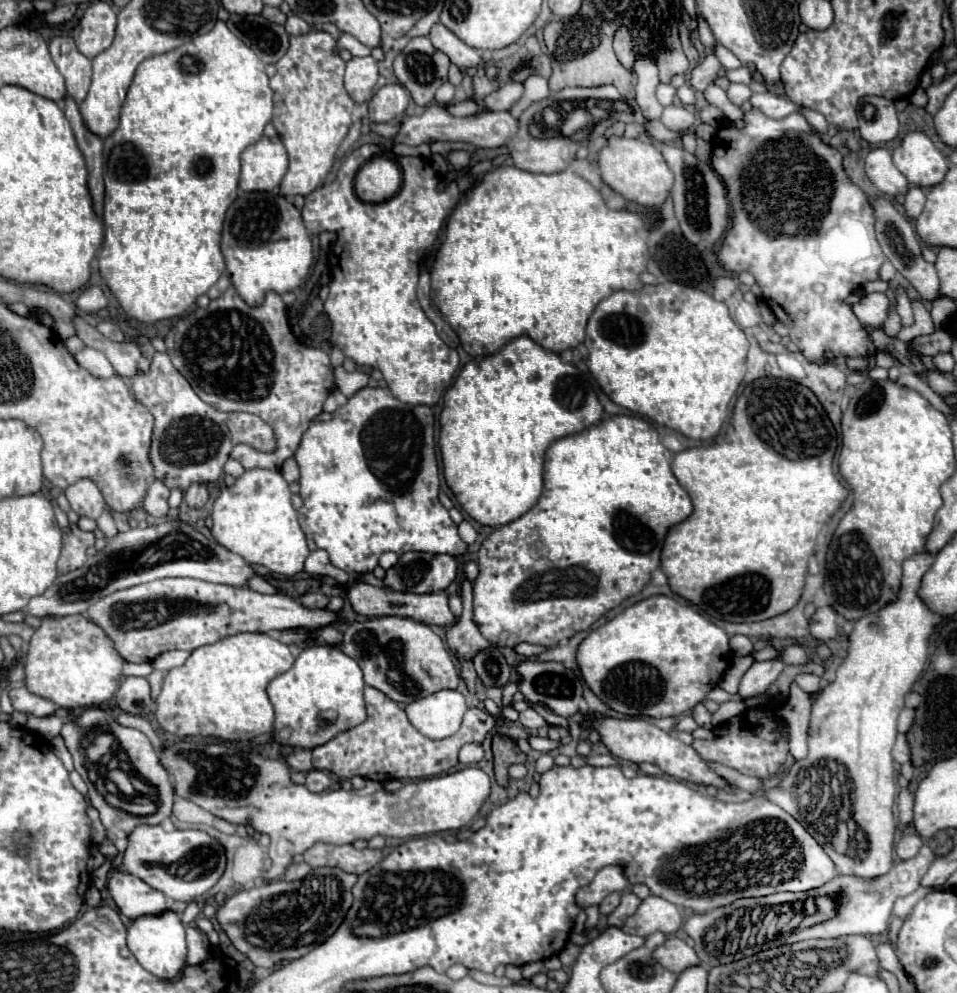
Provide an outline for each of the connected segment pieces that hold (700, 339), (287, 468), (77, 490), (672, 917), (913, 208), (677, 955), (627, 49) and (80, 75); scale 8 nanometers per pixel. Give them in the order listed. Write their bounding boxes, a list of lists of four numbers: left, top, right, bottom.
[[584,282,748,440],[280,458,300,482],[64,480,106,520],[622,896,682,936],[904,188,926,218],[654,938,700,974],[614,28,634,68],[50,36,92,104]]

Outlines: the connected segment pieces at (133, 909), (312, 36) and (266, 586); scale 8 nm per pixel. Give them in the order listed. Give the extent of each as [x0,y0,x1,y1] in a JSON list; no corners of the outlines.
[[108,872,168,920],[264,32,354,196],[248,575,276,594]]

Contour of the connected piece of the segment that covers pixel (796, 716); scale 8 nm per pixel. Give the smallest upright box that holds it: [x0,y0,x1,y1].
[778,682,812,760]

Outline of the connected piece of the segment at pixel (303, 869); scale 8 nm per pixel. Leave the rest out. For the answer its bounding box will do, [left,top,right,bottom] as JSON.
[284,862,312,882]

